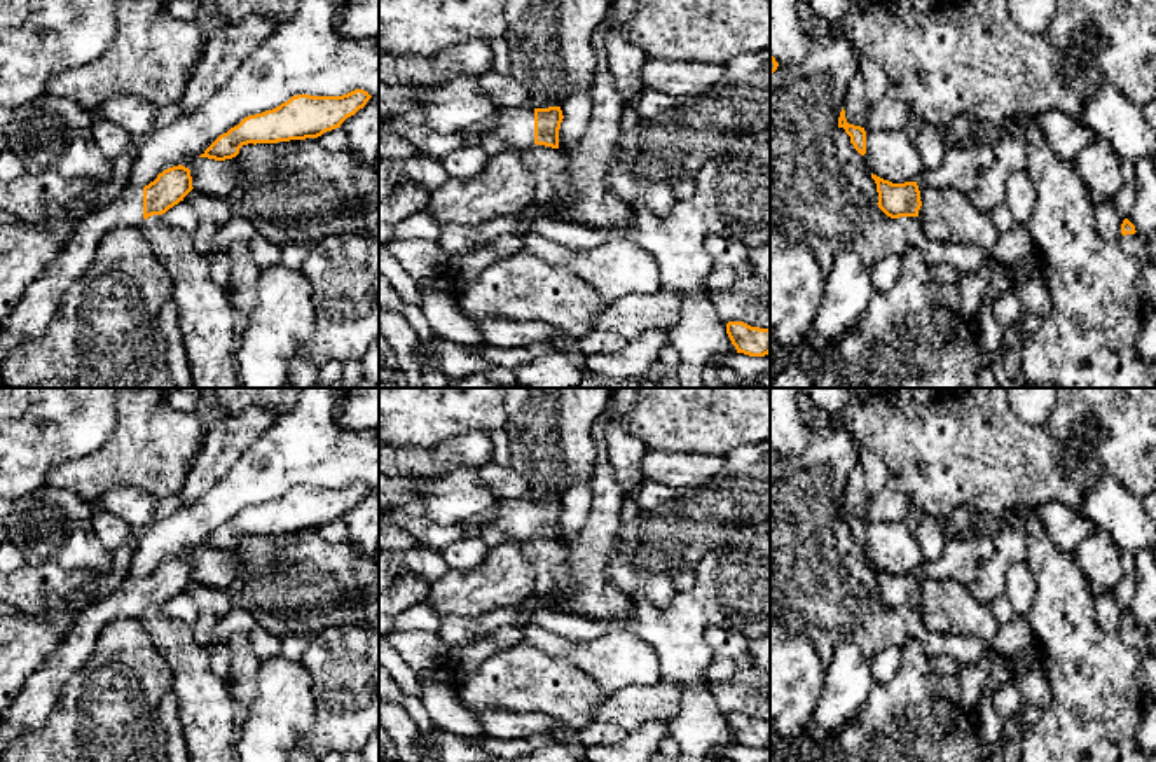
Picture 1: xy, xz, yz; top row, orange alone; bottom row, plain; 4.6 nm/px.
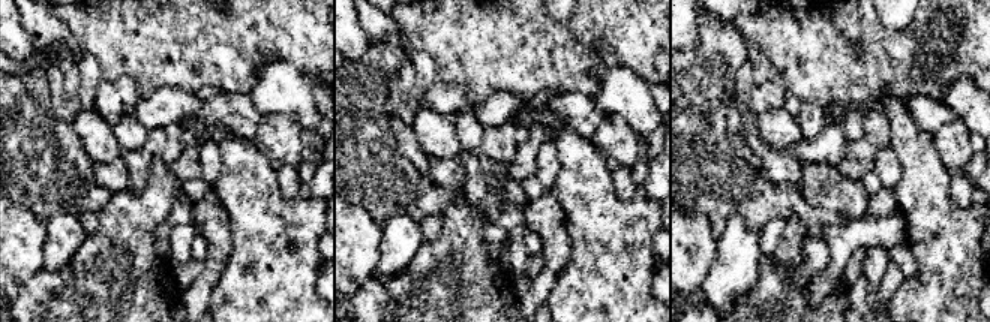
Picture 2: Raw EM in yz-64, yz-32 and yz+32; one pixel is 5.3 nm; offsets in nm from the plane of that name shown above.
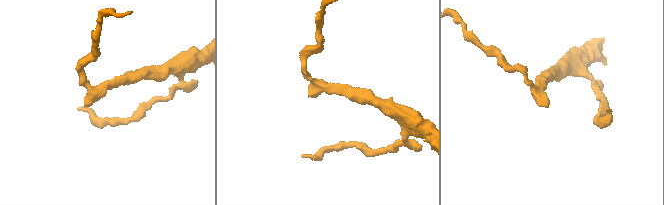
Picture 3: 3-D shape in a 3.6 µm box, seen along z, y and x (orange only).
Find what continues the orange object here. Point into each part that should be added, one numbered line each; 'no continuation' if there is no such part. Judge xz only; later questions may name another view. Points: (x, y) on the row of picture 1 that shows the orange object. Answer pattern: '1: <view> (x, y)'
1: xz (516, 128)

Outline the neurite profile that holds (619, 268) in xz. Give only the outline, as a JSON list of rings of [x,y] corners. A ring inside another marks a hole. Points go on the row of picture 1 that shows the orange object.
[[[524,234],[522,250],[573,269],[609,304],[623,295],[655,294],[662,288],[657,260],[632,239],[568,248],[538,234]]]

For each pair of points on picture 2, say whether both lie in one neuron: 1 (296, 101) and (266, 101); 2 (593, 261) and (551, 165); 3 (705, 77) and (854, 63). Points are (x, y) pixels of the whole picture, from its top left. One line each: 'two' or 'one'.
1: one
2: two
3: two

